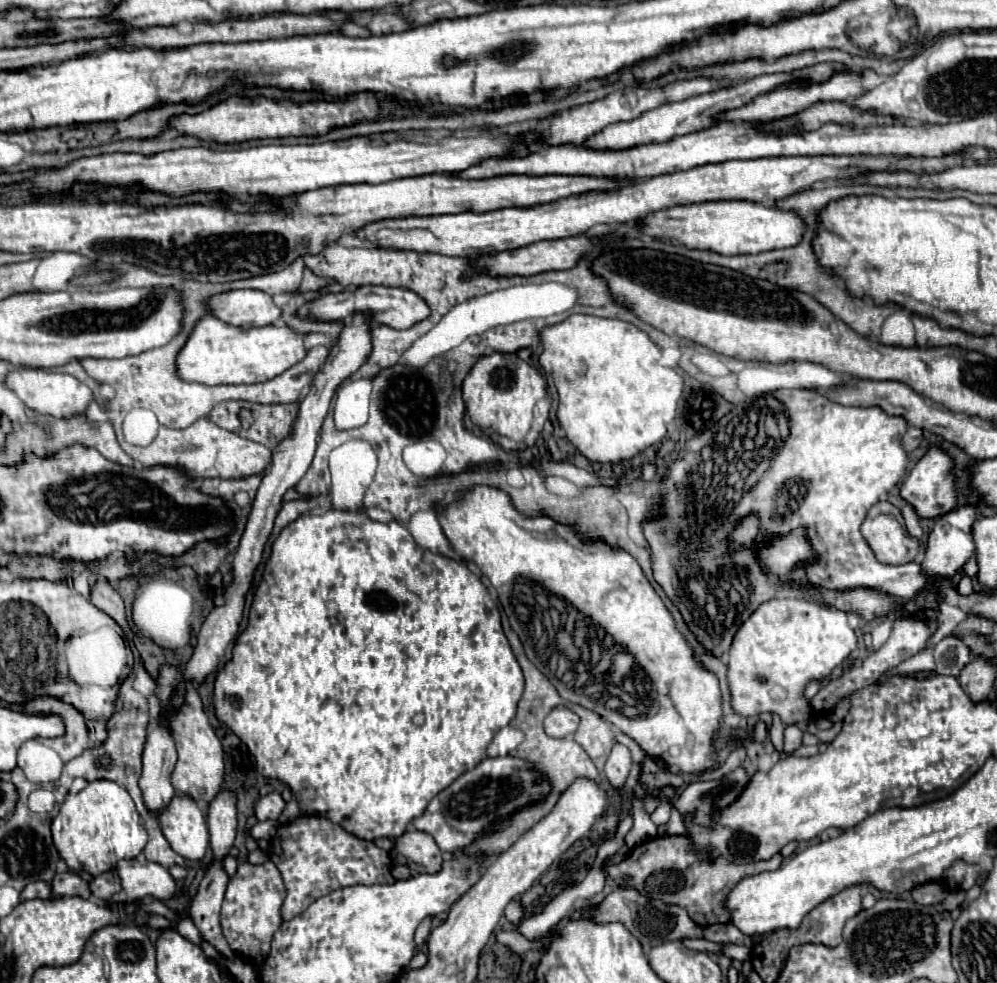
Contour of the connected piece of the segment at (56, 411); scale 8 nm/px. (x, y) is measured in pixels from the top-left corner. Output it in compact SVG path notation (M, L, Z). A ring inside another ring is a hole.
M20 367L10 371L4 377L4 383L10 391L14 391L30 409L34 409L40 415L50 415L50 417L72 417L78 413L84 413L88 403L92 401L92 391L80 383L76 377L68 373L58 373L58 371L46 371L46 369L30 369L30 367Z

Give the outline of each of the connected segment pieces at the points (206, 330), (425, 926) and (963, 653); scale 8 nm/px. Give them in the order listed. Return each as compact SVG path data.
M204 315L194 325L182 353L176 357L178 377L190 383L202 385L222 385L222 383L260 383L268 381L288 367L302 361L306 355L306 347L302 343L302 335L294 333L288 327L236 327L214 319L212 315Z
M430 919L422 921L422 925L416 929L416 937L414 937L414 941L416 941L416 951L422 951L422 947L424 947L426 939L428 939L428 935L430 935L430 931L432 931Z
M948 635L934 647L934 661L938 675L954 675L958 677L960 669L972 661L968 645L956 637Z

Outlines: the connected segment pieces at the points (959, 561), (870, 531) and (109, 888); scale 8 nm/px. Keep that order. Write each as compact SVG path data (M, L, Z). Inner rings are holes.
M966 505L966 507L958 507L946 515L942 515L930 537L928 537L928 547L926 547L926 555L922 561L922 573L926 573L926 577L932 579L952 579L956 573L962 571L964 563L974 555L974 541L972 541L972 523L976 521L976 509L974 505Z
M874 509L862 523L862 535L876 559L884 565L910 563L920 549L920 543L904 531L904 525L894 515L878 515Z
M108 871L108 873L102 873L102 875L94 877L94 881L90 883L90 889L92 889L92 895L96 899L108 901L108 899L112 899L112 895L122 891L122 883L118 881L116 873Z

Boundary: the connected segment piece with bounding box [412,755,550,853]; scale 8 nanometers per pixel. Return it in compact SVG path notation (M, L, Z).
M496 757L496 759L484 759L474 769L460 775L448 789L438 793L426 811L412 821L412 827L424 833L430 833L438 847L442 851L458 851L464 845L472 843L472 839L484 831L488 821L510 815L520 805L528 801L538 801L550 791L550 785L546 781L536 781L536 773L532 771L532 765L528 761L516 759L516 757Z

